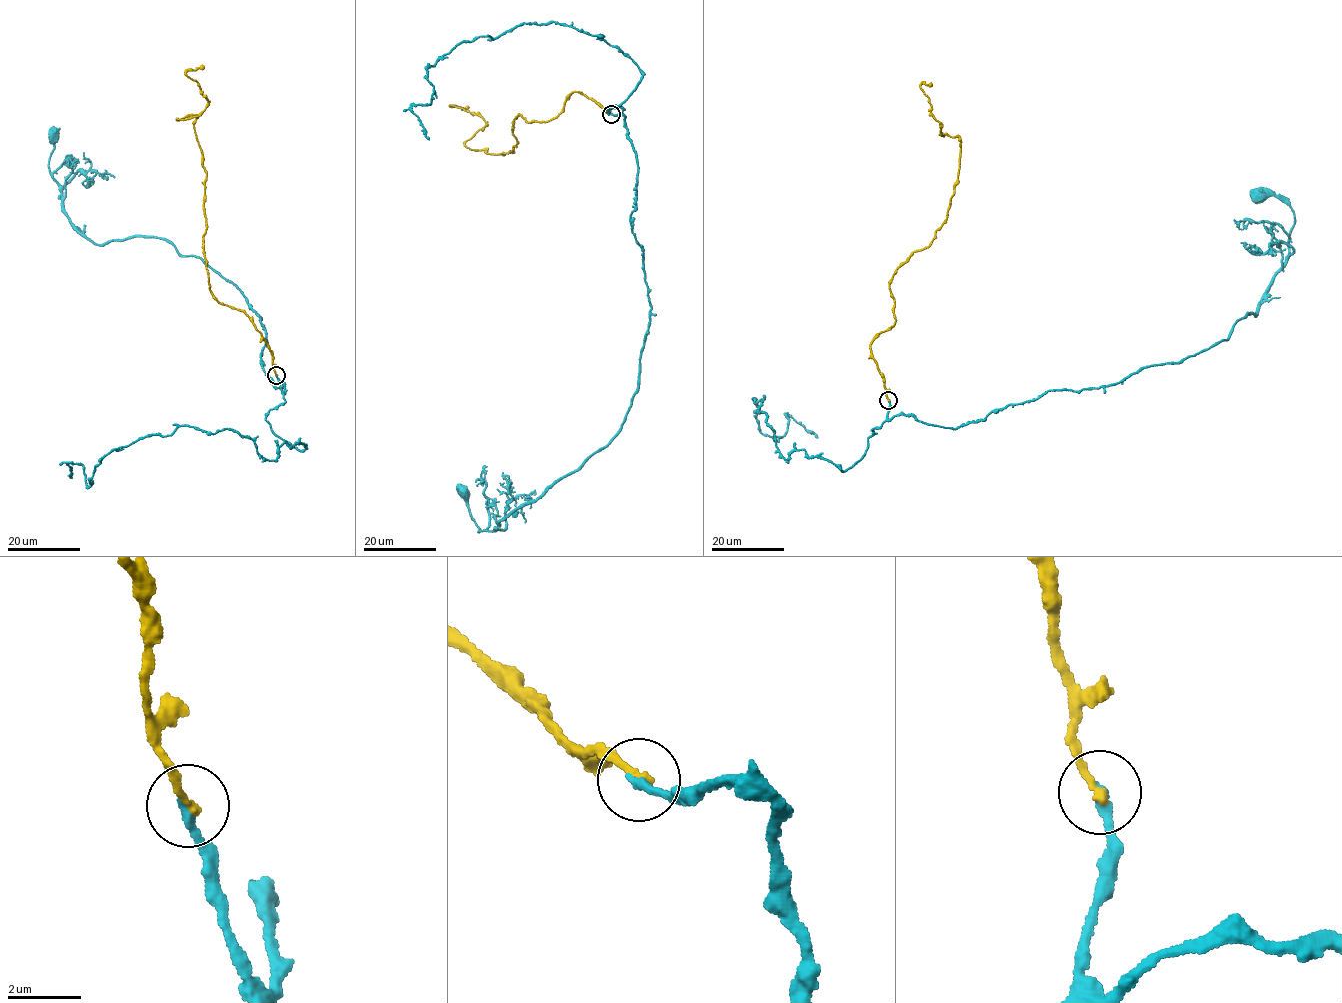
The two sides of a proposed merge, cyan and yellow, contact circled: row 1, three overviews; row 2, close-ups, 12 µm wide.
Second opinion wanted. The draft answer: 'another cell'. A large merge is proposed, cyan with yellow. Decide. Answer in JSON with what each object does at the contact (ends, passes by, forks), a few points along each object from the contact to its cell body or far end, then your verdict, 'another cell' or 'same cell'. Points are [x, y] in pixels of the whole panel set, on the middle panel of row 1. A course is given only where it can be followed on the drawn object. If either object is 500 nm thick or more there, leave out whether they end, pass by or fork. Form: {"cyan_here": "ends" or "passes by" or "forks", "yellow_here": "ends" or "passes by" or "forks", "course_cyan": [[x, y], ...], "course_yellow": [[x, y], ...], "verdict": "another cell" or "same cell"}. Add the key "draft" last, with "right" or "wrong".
{"cyan_here": "ends", "yellow_here": "ends", "course_cyan": [[611, 113], [636, 155], [651, 307], [637, 393], [606, 446], [494, 530], [478, 532], [463, 491]], "course_yellow": [[611, 113], [575, 91], [545, 121], [518, 114], [496, 155], [465, 145], [485, 121], [450, 105], [469, 106]], "verdict": "another cell", "draft": "right"}

